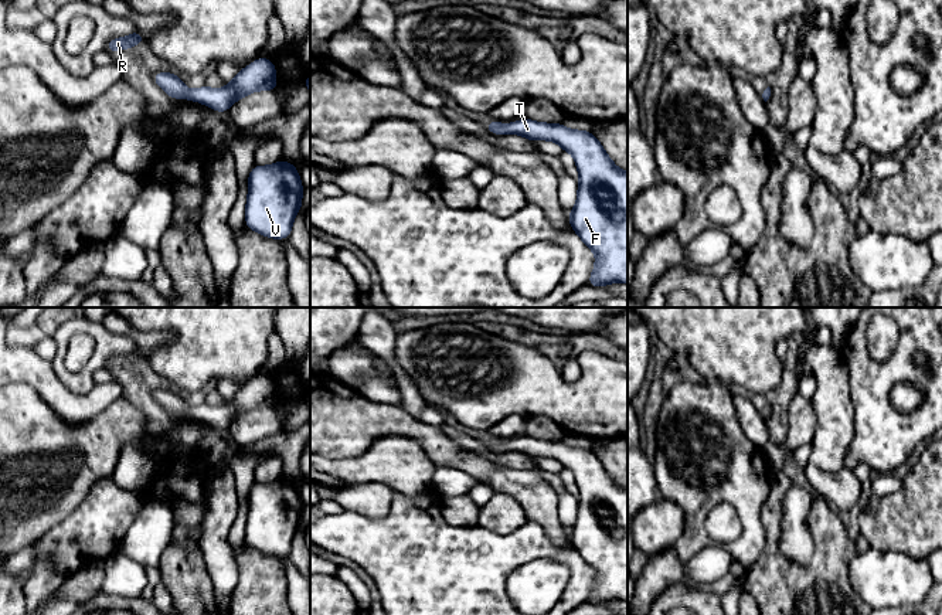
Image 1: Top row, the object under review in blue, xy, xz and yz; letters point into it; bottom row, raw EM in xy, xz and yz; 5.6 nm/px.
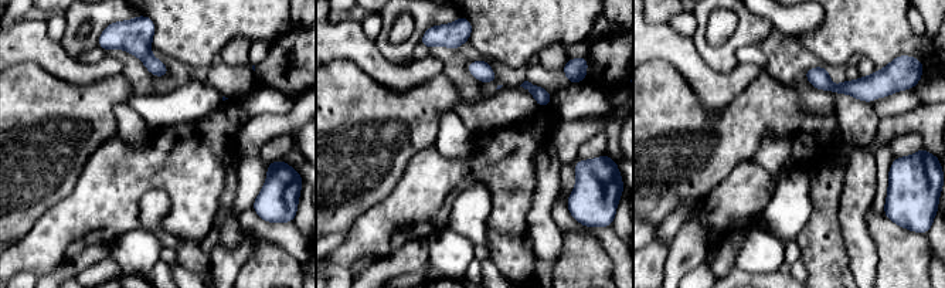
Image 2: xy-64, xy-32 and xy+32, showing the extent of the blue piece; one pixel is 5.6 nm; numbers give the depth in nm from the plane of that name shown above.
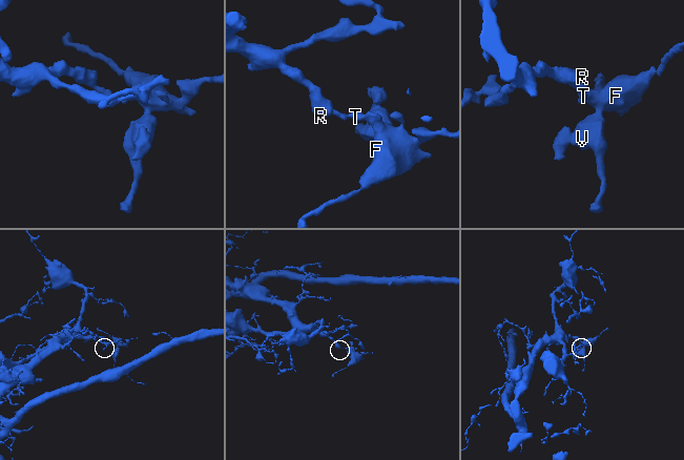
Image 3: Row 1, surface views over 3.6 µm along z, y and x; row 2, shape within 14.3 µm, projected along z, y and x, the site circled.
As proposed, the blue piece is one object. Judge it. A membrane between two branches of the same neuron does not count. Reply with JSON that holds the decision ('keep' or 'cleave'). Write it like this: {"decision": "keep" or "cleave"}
{"decision": "keep"}

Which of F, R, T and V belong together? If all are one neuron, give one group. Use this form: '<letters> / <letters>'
F R T V

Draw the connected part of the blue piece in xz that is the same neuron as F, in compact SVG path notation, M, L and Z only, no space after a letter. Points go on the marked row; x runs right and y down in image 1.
M530 119L509 125L492 120L484 128L496 135L520 135L531 142L552 140L574 156L579 180L568 222L596 255L588 285L628 283L628 173L615 166L592 132Z

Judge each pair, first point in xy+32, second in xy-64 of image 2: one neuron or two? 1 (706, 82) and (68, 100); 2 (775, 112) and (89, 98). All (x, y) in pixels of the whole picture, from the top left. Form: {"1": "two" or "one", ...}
{"1": "two", "2": "one"}

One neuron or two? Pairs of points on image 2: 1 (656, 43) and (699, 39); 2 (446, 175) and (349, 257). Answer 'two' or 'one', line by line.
1: two
2: one

